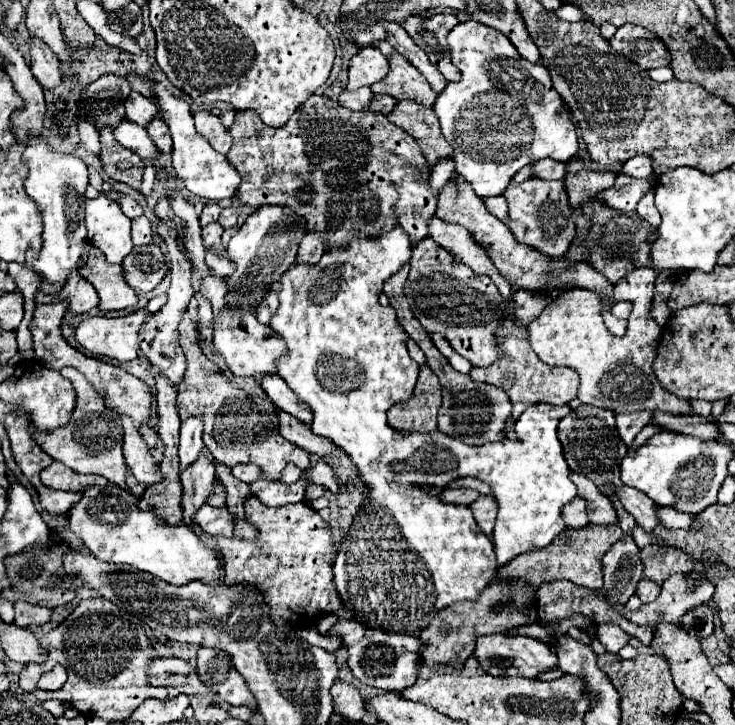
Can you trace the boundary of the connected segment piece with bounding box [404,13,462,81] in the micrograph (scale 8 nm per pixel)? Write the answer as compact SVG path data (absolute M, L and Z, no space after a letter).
M434 13L434 15L412 15L406 19L404 29L412 37L412 41L428 53L428 59L436 69L448 79L458 81L462 75L458 67L450 59L448 51L448 33L460 23L460 19L452 13Z

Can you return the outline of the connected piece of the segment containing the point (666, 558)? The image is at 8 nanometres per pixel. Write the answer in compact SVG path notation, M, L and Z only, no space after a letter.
M648 545L641 549L640 559L644 565L644 577L656 583L664 583L664 579L674 573L694 571L692 557L680 549Z

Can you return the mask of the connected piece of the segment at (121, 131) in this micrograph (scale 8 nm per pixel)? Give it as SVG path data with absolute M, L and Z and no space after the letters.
M132 121L120 123L120 127L114 129L114 137L120 145L128 147L130 151L140 155L142 159L158 159L158 155L160 155L158 147L154 145L154 141L146 133L146 127L140 127Z

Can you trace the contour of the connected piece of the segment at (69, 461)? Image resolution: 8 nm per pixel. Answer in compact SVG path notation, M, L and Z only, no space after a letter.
M64 367L62 371L66 373L66 379L72 385L82 387L82 399L78 397L78 405L74 407L72 421L66 427L56 429L52 433L34 433L36 443L40 443L40 447L52 459L64 463L66 467L70 467L70 469L74 469L78 473L102 475L110 483L114 483L114 485L118 485L122 489L128 489L128 485L126 485L128 465L126 465L126 461L122 457L122 423L120 423L120 417L116 415L116 411L110 411L104 405L104 401L94 391L90 381L84 379L76 369Z

